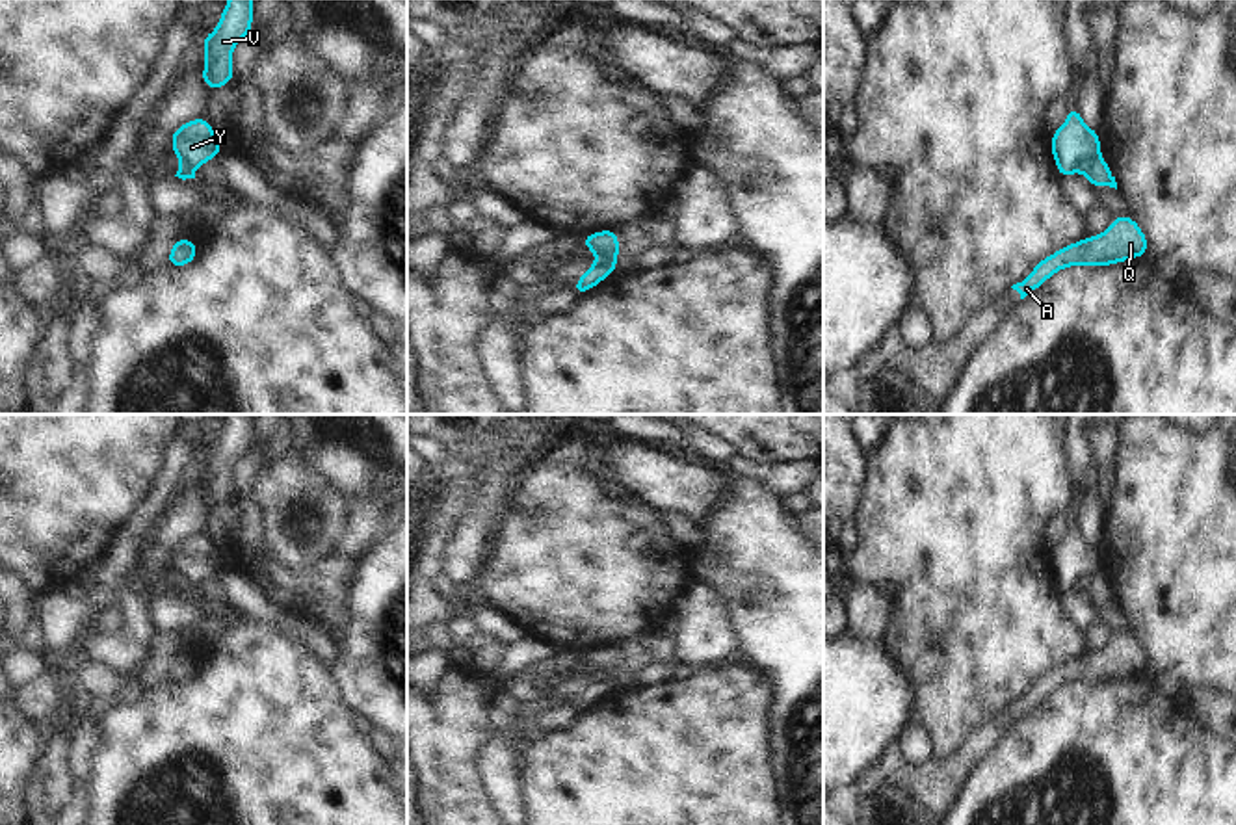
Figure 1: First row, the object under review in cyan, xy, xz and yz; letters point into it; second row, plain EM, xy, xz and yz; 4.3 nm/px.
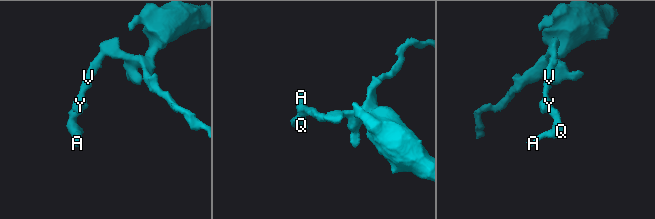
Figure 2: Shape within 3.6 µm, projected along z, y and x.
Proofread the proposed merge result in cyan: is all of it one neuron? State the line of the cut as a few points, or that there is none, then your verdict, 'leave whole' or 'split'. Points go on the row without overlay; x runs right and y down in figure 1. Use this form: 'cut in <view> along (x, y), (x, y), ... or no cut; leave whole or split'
cut in yz along (1099, 571), (1084, 588); split

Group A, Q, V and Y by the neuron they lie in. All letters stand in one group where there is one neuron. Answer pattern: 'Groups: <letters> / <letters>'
Groups: A Q / V Y

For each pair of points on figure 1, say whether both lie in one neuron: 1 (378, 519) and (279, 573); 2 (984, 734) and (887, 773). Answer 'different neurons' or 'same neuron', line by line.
1: same neuron
2: same neuron

